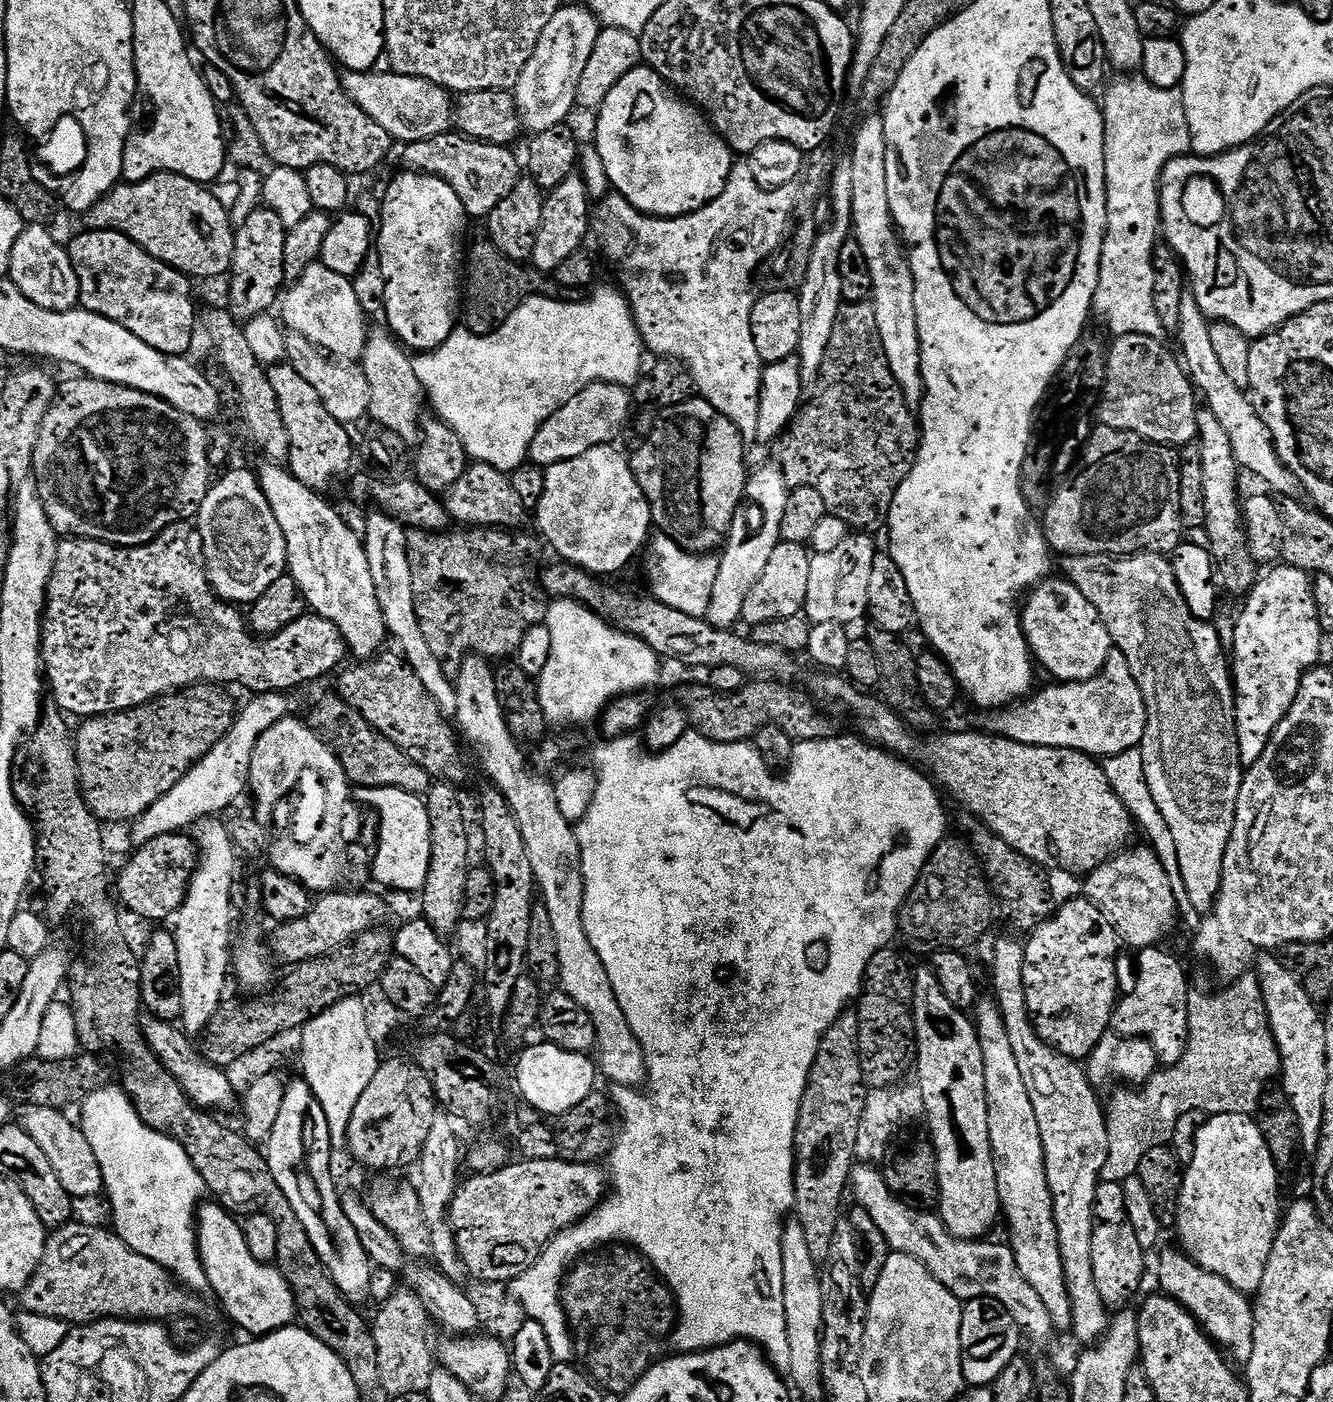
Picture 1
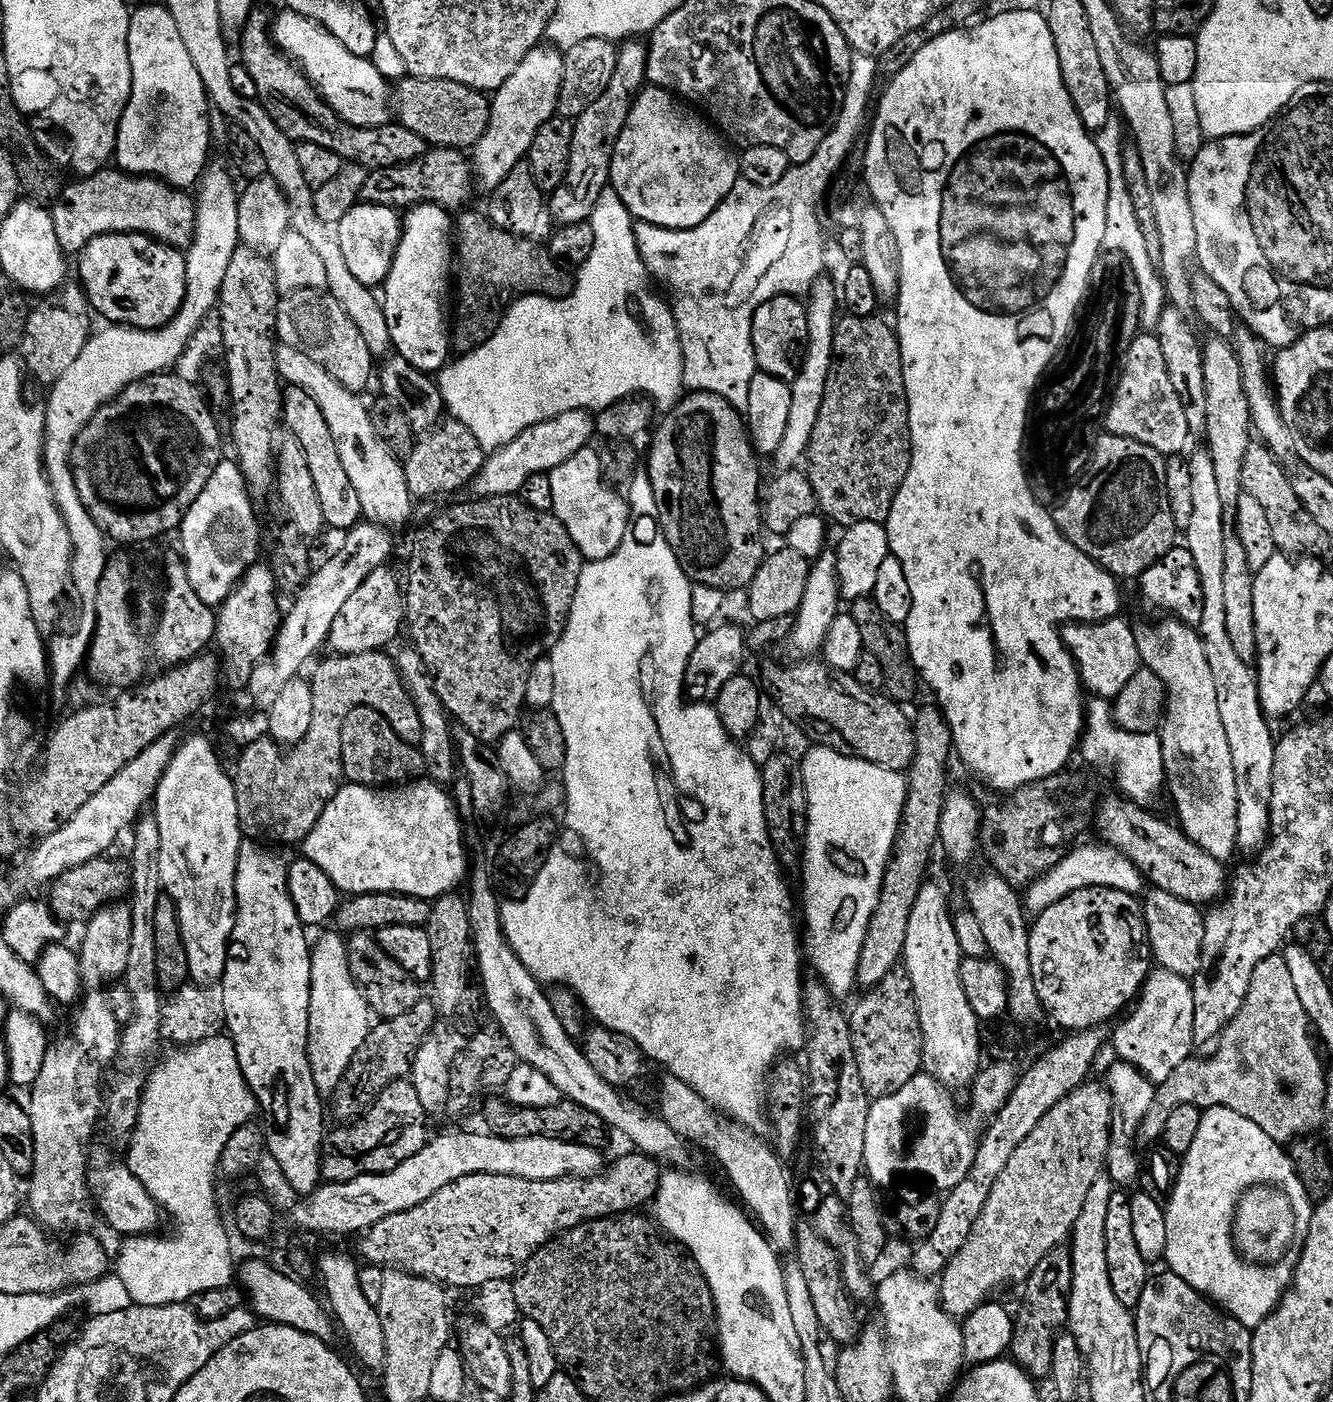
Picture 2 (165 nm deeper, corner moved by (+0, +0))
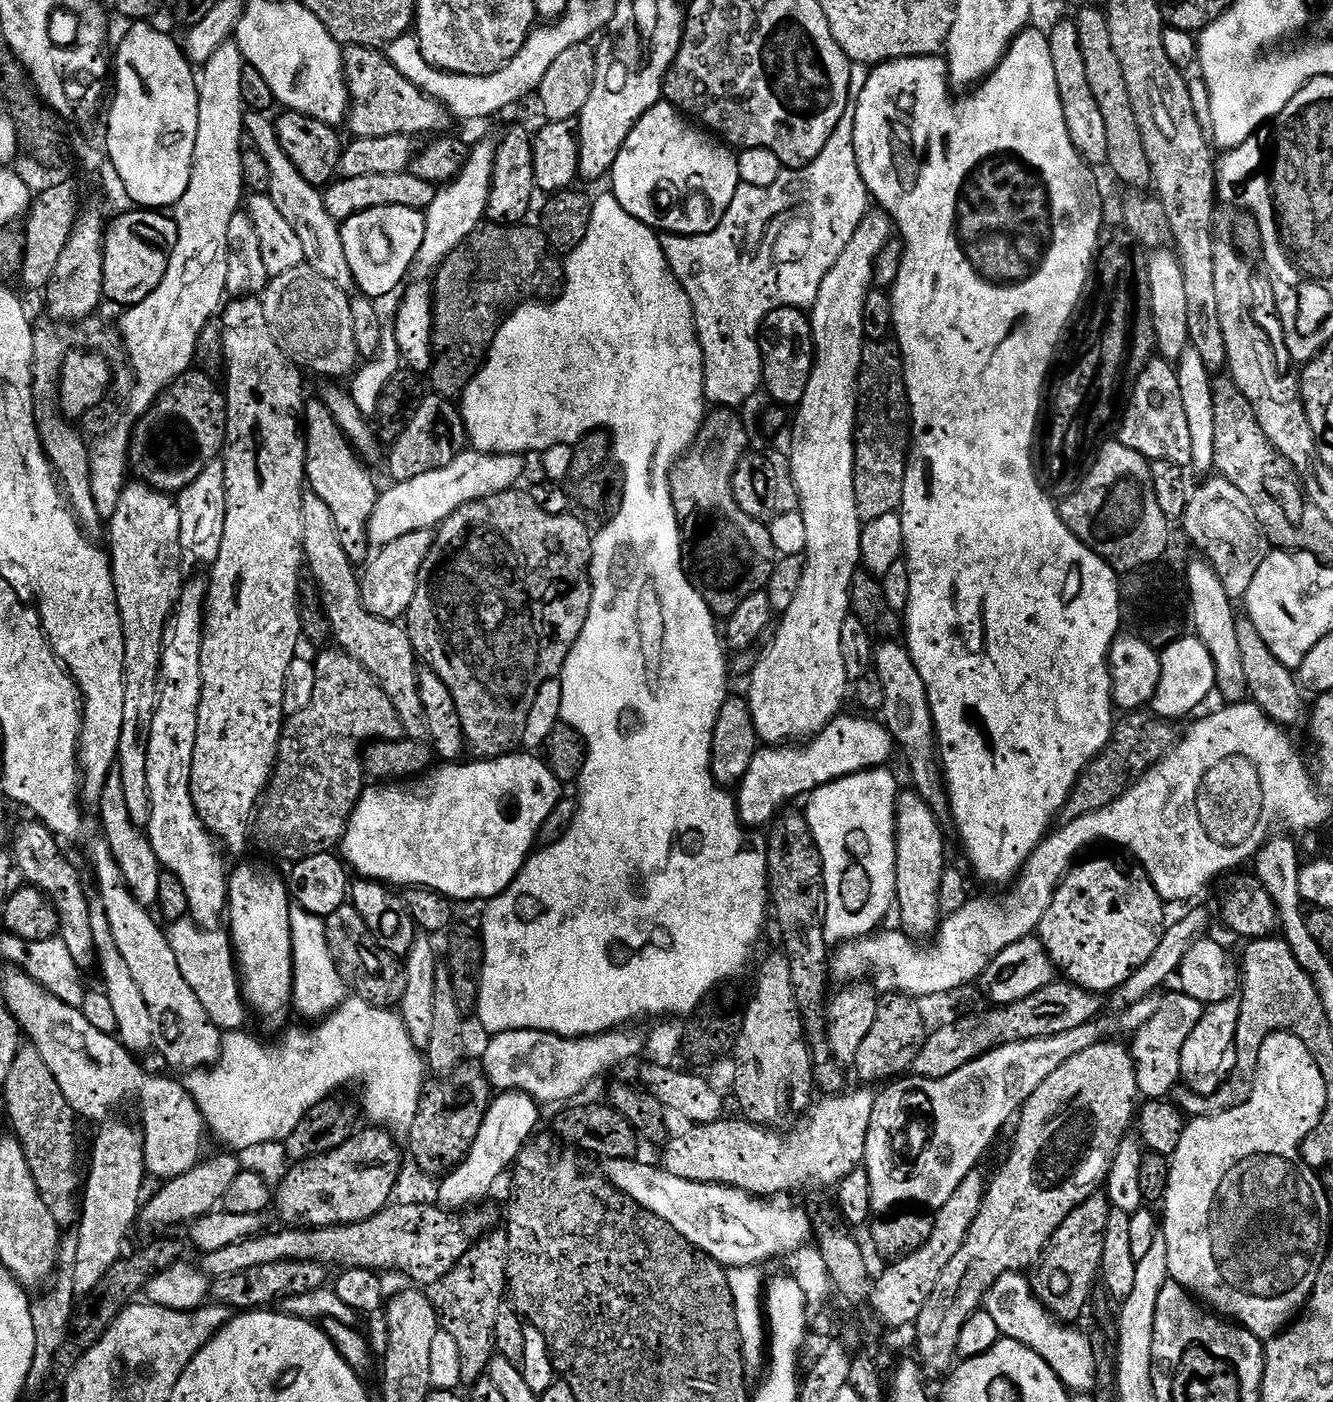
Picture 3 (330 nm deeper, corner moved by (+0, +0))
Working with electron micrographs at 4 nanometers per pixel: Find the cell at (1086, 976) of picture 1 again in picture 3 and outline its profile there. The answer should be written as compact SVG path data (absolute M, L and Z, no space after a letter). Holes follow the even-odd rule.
M1131 859L1124 860L1092 860L1089 864L1083 862L1077 863L1072 871L1064 877L1064 881L1060 883L1060 888L1054 894L1054 898L1050 902L1050 910L1046 910L1046 914L1042 918L1038 929L1038 935L1041 942L1046 946L1046 950L1050 954L1052 963L1056 965L1061 973L1065 972L1067 979L1073 984L1082 986L1091 992L1101 994L1115 993L1124 983L1135 974L1143 966L1145 962L1154 954L1154 950L1158 950L1158 942L1164 937L1164 929L1166 927L1166 919L1164 920L1165 901L1160 899L1158 890L1150 882L1150 878L1146 874L1146 870L1141 864L1133 862Z

